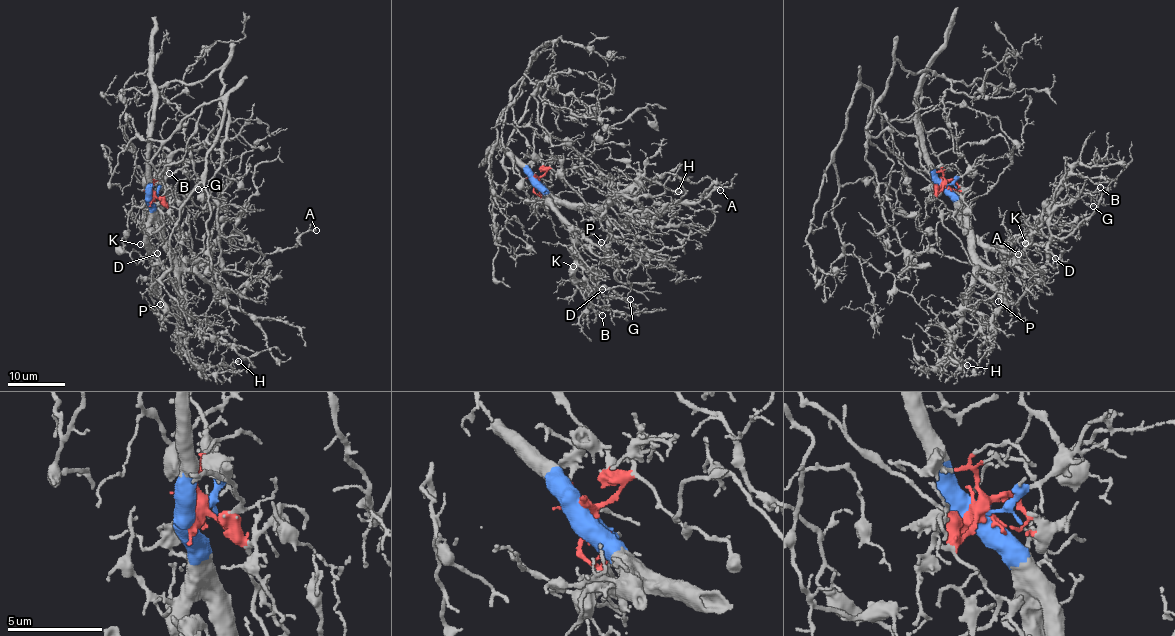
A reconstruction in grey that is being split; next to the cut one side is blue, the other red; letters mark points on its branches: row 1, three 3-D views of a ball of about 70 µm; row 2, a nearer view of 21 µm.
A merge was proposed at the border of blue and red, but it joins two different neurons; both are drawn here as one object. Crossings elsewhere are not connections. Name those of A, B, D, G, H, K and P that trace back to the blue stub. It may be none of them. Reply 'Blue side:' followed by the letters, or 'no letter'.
Blue side: A, B, D, G, H, K, P

